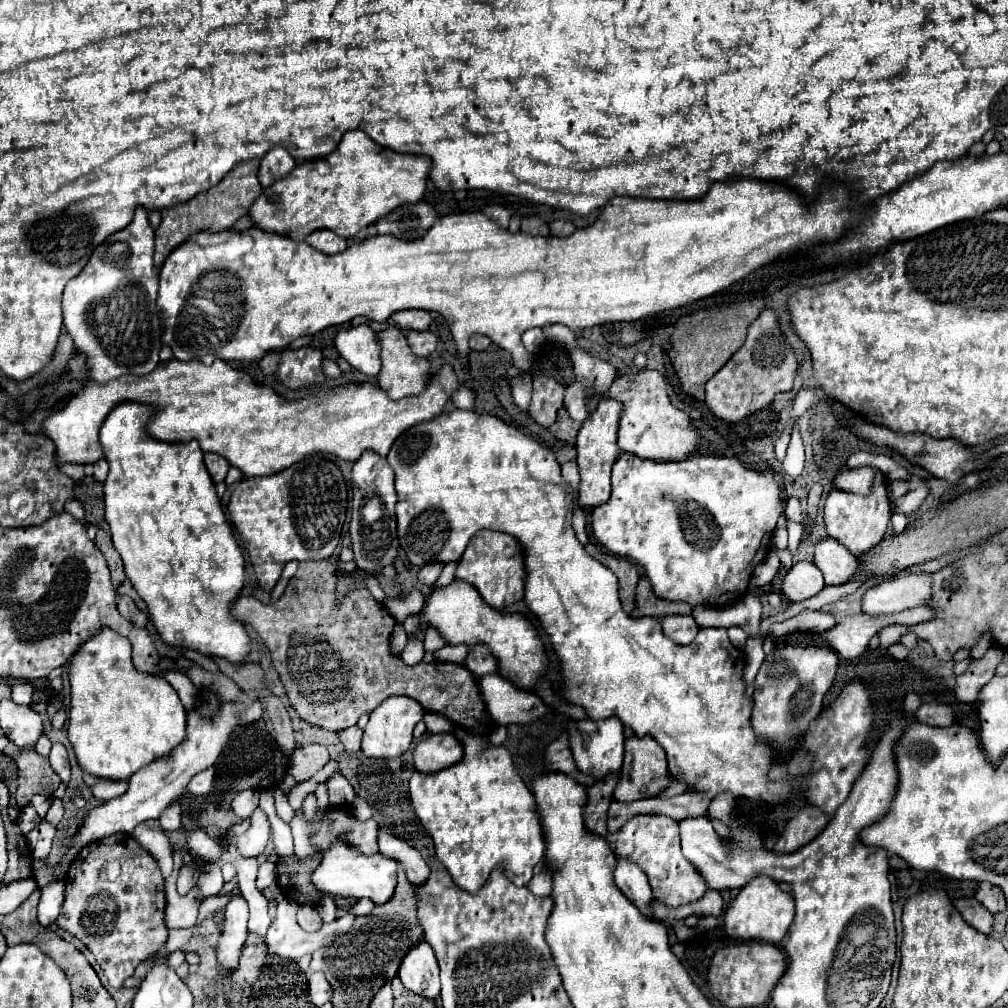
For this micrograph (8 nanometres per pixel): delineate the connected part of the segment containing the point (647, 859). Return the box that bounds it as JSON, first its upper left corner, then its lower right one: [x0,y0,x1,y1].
[615,815,707,907]

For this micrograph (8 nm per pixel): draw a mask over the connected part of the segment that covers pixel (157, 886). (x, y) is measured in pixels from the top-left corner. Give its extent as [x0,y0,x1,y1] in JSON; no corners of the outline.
[55,835,167,989]

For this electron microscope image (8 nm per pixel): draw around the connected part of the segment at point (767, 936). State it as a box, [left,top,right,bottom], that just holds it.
[725,877,795,945]

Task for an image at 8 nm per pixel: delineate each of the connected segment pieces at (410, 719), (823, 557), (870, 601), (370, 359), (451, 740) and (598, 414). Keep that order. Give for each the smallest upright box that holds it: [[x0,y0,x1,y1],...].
[[361,697,425,759],[813,537,859,585],[863,573,933,615],[335,325,381,377],[413,733,463,773],[577,399,621,509]]

